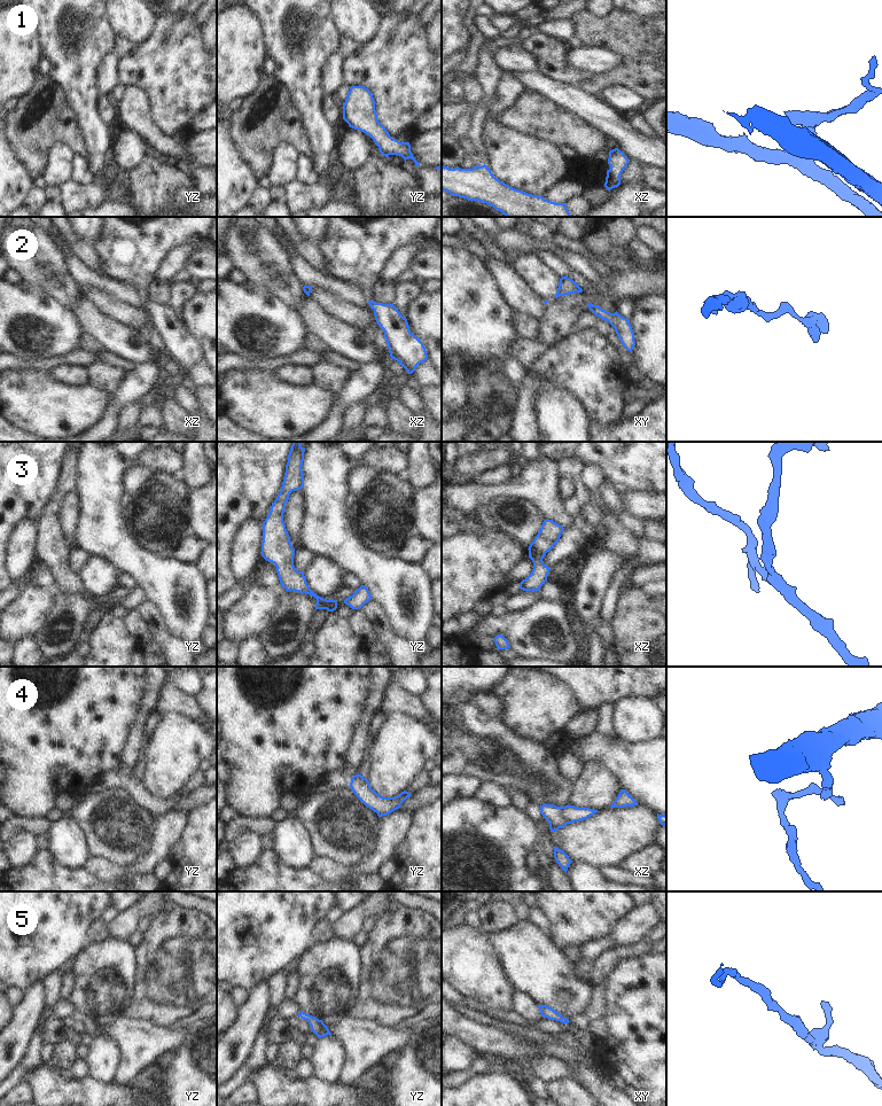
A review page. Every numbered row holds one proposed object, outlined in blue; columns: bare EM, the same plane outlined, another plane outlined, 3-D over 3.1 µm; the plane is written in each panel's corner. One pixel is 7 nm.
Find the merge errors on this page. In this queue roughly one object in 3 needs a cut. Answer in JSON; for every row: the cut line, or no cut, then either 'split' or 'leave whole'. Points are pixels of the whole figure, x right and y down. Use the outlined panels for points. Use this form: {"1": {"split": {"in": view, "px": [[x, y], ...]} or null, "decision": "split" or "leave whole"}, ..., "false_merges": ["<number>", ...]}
{"1": {"split": null, "decision": "leave whole"}, "2": {"split": null, "decision": "leave whole"}, "3": {"split": null, "decision": "leave whole"}, "4": {"split": null, "decision": "leave whole"}, "5": {"split": null, "decision": "leave whole"}, "false_merges": []}

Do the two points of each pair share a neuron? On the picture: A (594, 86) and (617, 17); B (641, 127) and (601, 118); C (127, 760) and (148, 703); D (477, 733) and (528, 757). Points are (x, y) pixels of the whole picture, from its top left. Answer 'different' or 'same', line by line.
A: same
B: different
C: same
D: same

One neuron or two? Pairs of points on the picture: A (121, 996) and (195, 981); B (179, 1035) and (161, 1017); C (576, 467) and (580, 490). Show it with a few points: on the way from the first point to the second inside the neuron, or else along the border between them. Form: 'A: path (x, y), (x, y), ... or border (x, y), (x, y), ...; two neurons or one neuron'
A: border (138, 967), (134, 996), (124, 1013); two neurons
B: border (142, 1020), (151, 1020), (169, 1027); two neurons
C: border (578, 477), (572, 482); two neurons

